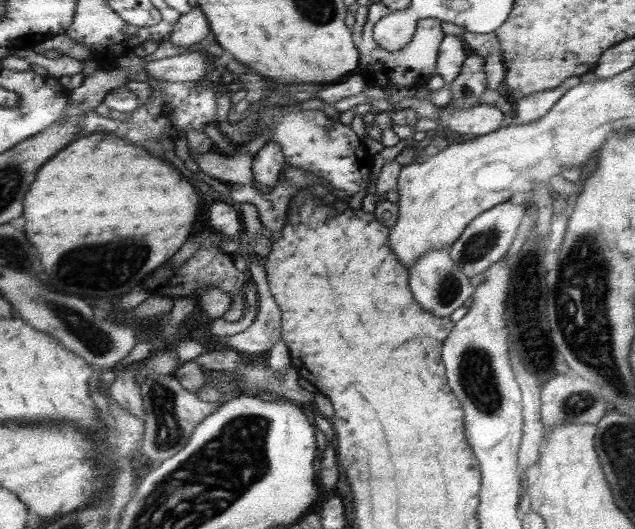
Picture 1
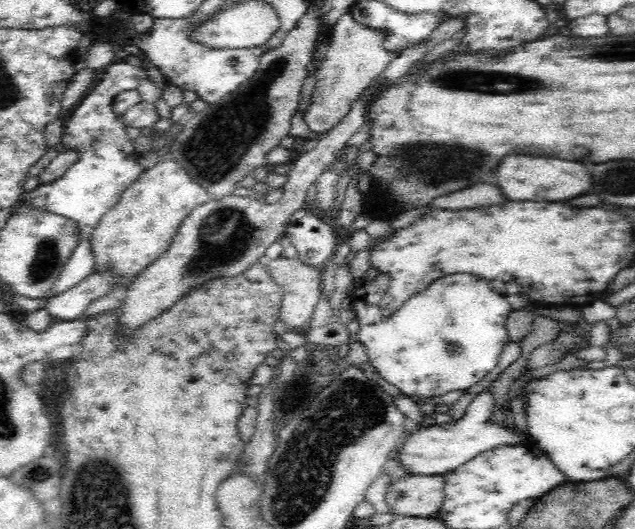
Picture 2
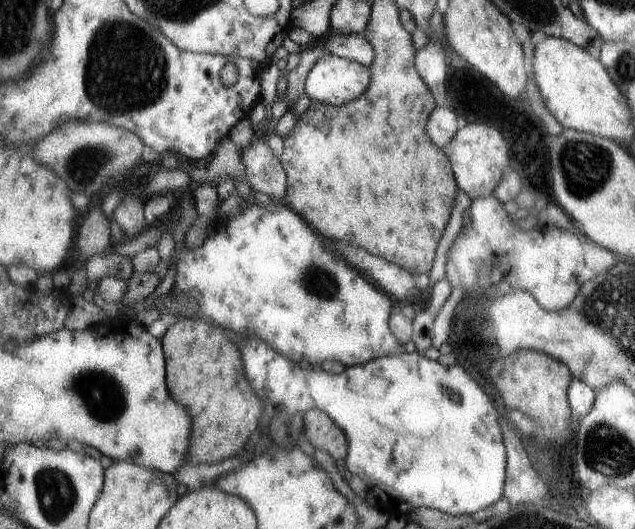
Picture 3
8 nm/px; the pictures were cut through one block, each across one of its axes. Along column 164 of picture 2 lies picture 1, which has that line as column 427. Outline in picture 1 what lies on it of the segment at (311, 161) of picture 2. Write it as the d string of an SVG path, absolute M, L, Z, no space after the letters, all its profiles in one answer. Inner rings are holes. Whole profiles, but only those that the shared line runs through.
M449 249L435 250L435 252L421 256L413 266L408 267L409 288L415 294L417 302L425 306L425 310L441 318L449 317L457 308L463 307L467 298L473 297L476 293L476 288L471 284L470 278L467 278L465 272L461 271L463 268L455 264Z

